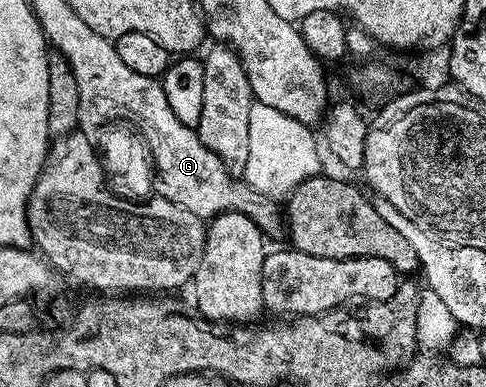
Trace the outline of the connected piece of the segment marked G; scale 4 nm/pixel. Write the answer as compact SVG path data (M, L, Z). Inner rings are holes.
M108 39L77 41L77 49L85 49L85 53L77 53L77 57L66 57L65 62L71 67L71 71L75 71L79 92L88 95L89 92L99 91L106 100L136 110L143 133L153 133L152 145L157 145L157 153L151 157L152 168L155 170L152 192L156 196L167 199L202 219L212 219L225 212L239 212L253 220L266 238L272 239L280 233L282 236L282 206L280 209L277 206L280 204L274 198L261 194L244 180L236 181L233 178L236 176L221 157L201 142L196 128L179 123L175 111L171 111L171 103L167 103L167 95L158 78L131 71L131 67L126 67L123 59L119 59L116 44Z

